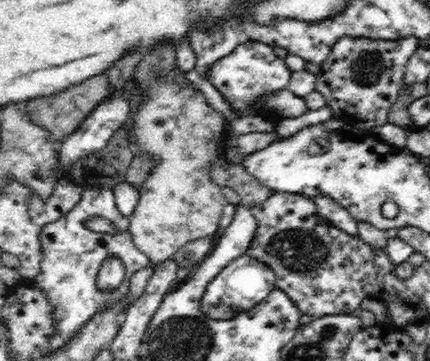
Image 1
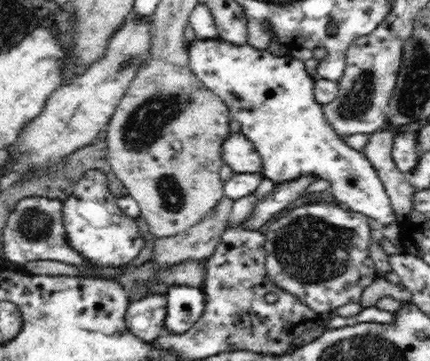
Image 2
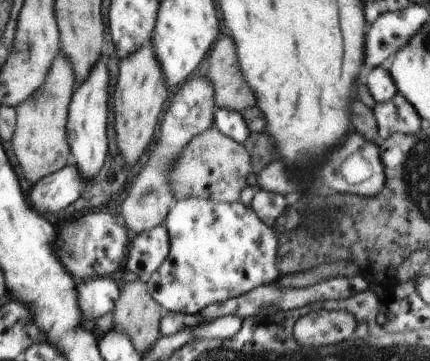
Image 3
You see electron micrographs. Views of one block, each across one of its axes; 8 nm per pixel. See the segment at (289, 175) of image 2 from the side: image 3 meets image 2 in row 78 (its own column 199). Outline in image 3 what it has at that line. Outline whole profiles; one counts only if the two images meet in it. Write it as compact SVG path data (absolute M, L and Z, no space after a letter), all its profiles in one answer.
M181 198L169 208L163 226L169 234L169 254L145 284L149 296L167 314L199 316L205 306L279 280L275 266L277 236L241 202Z

